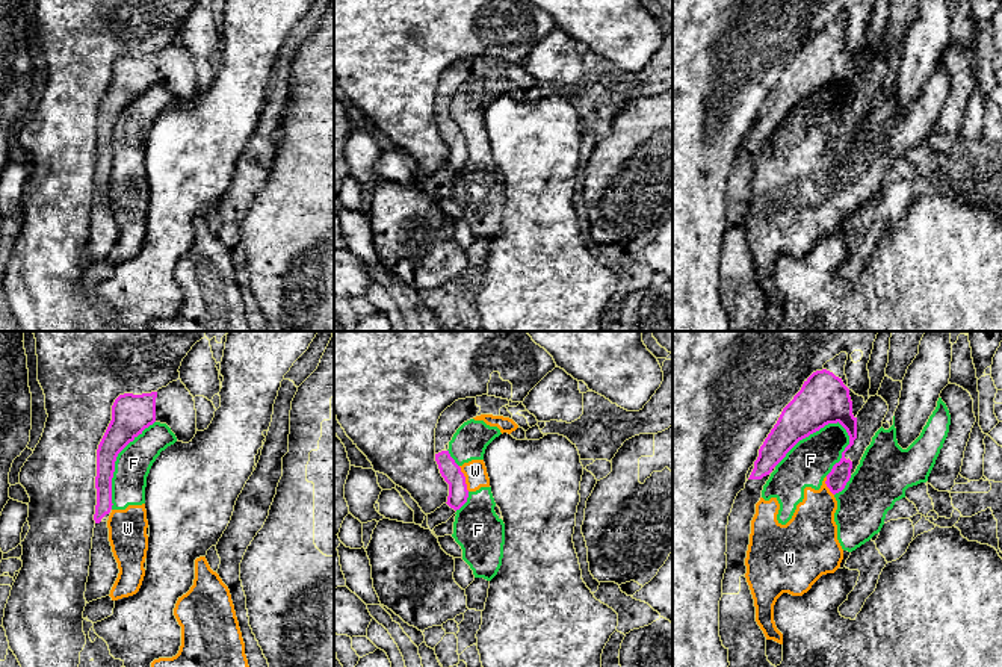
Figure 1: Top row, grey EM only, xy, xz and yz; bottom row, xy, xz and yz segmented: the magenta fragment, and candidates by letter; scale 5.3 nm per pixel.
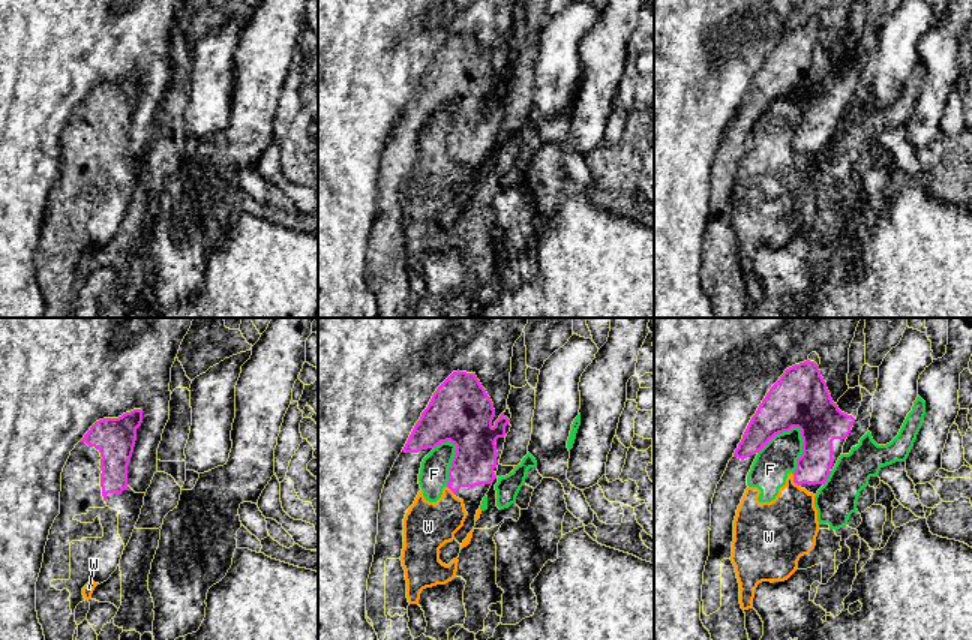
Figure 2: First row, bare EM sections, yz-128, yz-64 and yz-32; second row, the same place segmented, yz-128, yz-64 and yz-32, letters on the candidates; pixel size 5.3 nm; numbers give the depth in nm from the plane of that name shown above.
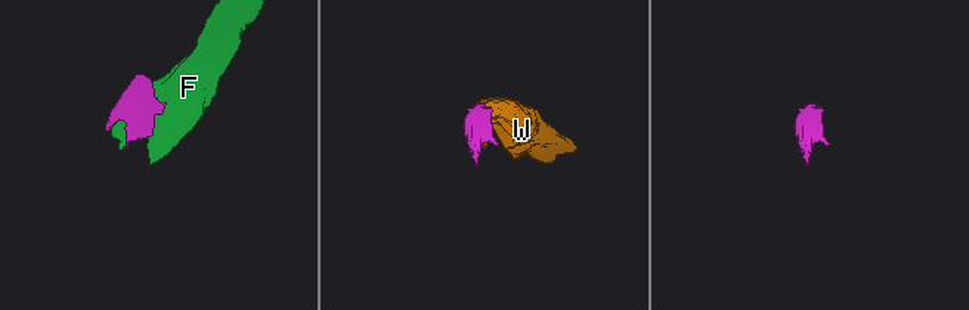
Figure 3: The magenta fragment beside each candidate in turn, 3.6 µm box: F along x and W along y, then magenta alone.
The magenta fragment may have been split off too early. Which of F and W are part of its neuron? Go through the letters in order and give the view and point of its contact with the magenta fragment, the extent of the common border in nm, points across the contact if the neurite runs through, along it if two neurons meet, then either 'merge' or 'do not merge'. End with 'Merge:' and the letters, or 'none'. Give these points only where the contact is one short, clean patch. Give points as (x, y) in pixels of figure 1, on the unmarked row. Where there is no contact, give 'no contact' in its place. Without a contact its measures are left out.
F: contact yz (812, 94); length 440 nm; do not merge
W: contact xz (464, 139); length 150 nm; do not merge
Merge: none

